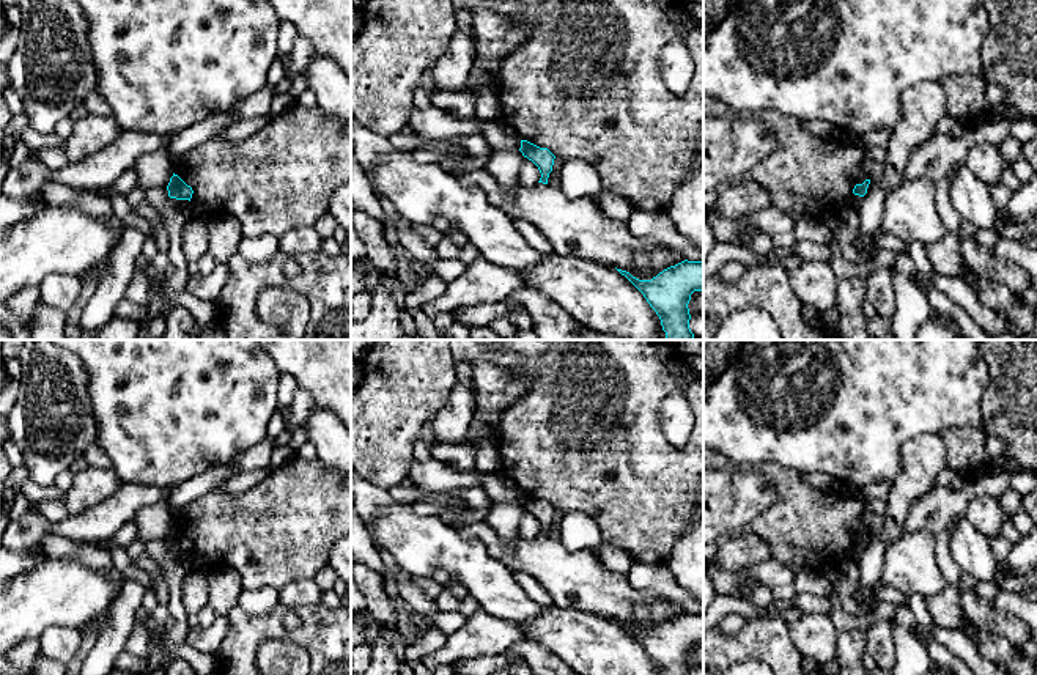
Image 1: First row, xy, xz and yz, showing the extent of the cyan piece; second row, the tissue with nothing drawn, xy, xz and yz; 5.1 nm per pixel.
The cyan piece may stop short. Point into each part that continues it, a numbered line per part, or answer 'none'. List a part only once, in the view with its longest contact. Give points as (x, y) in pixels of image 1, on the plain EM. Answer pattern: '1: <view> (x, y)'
none

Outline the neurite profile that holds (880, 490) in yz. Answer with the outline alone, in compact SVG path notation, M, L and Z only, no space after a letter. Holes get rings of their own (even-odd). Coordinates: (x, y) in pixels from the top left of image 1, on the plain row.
M876 481L862 489L865 499L886 499L892 489L892 485L886 481Z

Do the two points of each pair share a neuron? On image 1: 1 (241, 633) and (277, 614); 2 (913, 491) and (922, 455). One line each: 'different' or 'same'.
1: same
2: same

